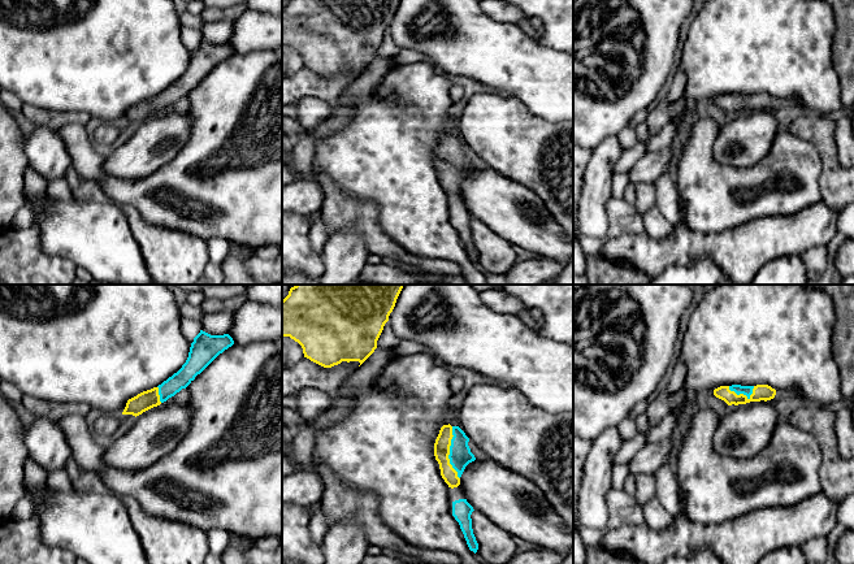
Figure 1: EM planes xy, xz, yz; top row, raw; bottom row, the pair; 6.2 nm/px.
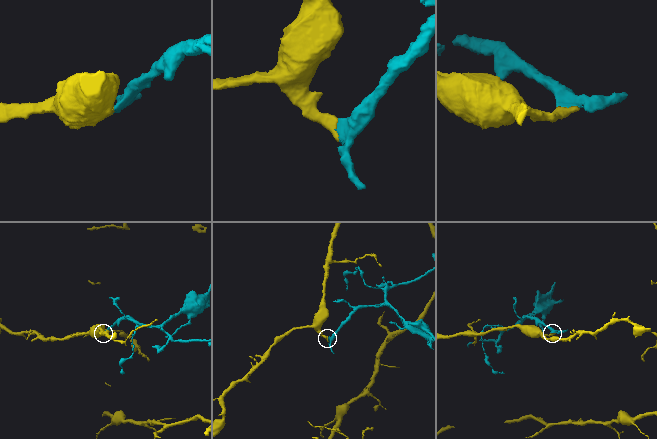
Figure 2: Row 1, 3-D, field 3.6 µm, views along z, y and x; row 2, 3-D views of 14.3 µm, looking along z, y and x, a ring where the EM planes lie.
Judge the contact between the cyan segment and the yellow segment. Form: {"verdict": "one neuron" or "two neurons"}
{"verdict": "one neuron"}

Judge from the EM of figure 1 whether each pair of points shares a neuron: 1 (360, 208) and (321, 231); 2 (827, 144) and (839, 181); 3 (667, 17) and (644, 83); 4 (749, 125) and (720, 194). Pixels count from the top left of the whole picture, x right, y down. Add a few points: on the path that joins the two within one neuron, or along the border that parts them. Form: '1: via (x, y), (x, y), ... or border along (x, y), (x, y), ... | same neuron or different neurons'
1: border along (321, 213), (329, 235) | different neurons
2: via (828, 153), (829, 169), (832, 172) | same neuron
3: via (662, 34), (655, 66) | same neuron
4: border along (712, 143), (722, 164), (750, 168), (762, 159) | different neurons

